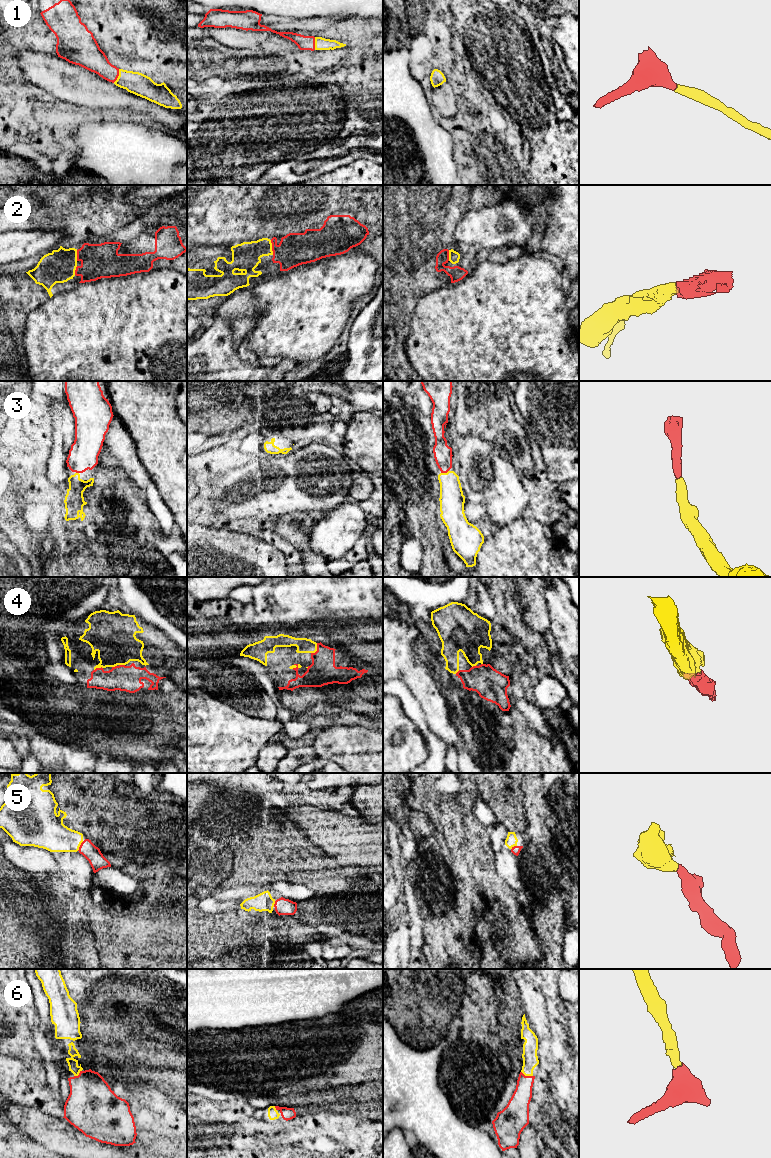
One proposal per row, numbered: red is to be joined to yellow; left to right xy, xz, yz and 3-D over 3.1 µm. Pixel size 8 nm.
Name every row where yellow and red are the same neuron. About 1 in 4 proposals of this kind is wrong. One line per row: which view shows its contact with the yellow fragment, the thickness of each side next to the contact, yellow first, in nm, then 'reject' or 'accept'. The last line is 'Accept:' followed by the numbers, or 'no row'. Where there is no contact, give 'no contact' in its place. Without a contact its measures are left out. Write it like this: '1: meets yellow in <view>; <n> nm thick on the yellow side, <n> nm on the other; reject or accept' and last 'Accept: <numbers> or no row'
1: meets yellow in xy; 180 nm thick on the yellow side, 190 nm on the other; accept
2: meets yellow in xz; 220 nm thick on the yellow side, 260 nm on the other; accept
3: meets yellow in yz; 200 nm thick on the yellow side, 140 nm on the other; accept
4: meets yellow in xz; 120 nm thick on the yellow side, 220 nm on the other; accept
5: meets yellow in xy; 260 nm thick on the yellow side, 130 nm on the other; accept
6: meets yellow in yz; 130 nm thick on the yellow side, 160 nm on the other; accept
Accept: 1, 2, 3, 4, 5, 6

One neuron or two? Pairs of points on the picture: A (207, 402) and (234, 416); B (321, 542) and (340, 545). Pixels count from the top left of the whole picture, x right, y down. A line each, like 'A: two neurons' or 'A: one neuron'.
A: one neuron
B: one neuron

